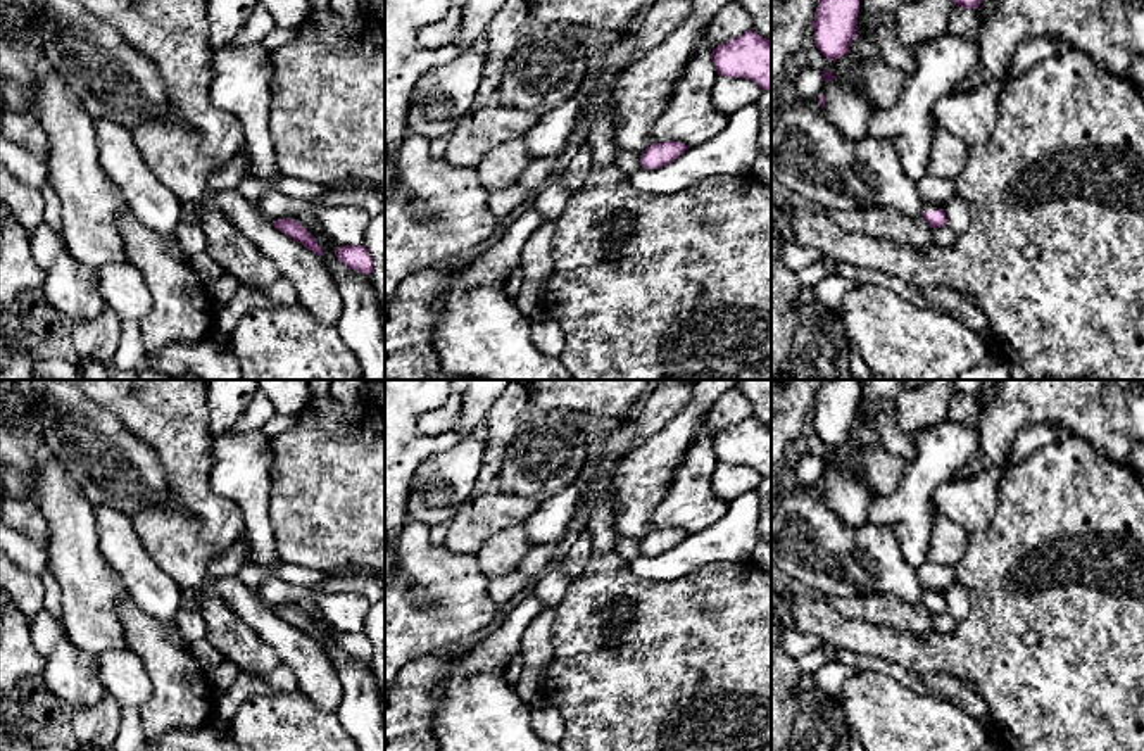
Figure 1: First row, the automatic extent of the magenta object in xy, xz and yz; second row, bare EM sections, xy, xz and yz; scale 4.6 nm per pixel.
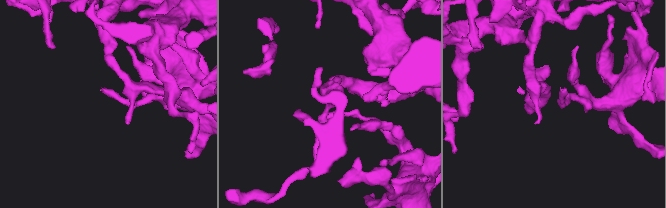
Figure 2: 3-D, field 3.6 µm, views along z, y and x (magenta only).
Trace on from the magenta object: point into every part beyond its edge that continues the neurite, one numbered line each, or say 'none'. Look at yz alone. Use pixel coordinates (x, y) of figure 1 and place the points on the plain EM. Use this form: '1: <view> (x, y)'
1: yz (934, 577)

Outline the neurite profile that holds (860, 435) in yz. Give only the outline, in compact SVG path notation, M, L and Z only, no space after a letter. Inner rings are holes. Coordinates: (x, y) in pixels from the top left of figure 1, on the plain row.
M854 425L851 428L849 442L852 442L859 447L868 447L868 445L875 444L877 440L878 440L878 437L866 426Z

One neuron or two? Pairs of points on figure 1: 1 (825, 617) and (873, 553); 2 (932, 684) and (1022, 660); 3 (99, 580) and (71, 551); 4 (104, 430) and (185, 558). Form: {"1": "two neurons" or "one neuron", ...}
{"1": "two neurons", "2": "two neurons", "3": "one neuron", "4": "two neurons"}

